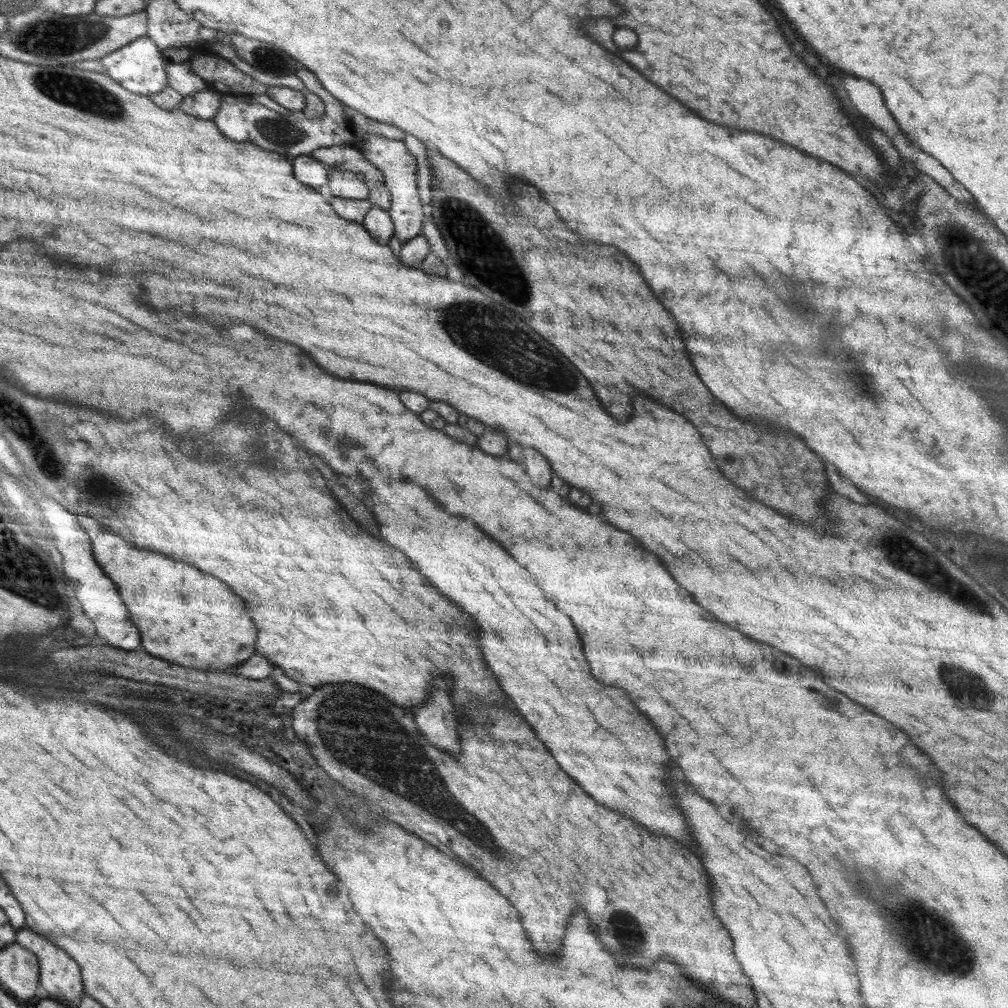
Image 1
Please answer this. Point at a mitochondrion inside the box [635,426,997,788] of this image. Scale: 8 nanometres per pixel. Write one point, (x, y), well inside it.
(900, 549)

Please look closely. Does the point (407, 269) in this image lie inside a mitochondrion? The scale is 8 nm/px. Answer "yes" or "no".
no

